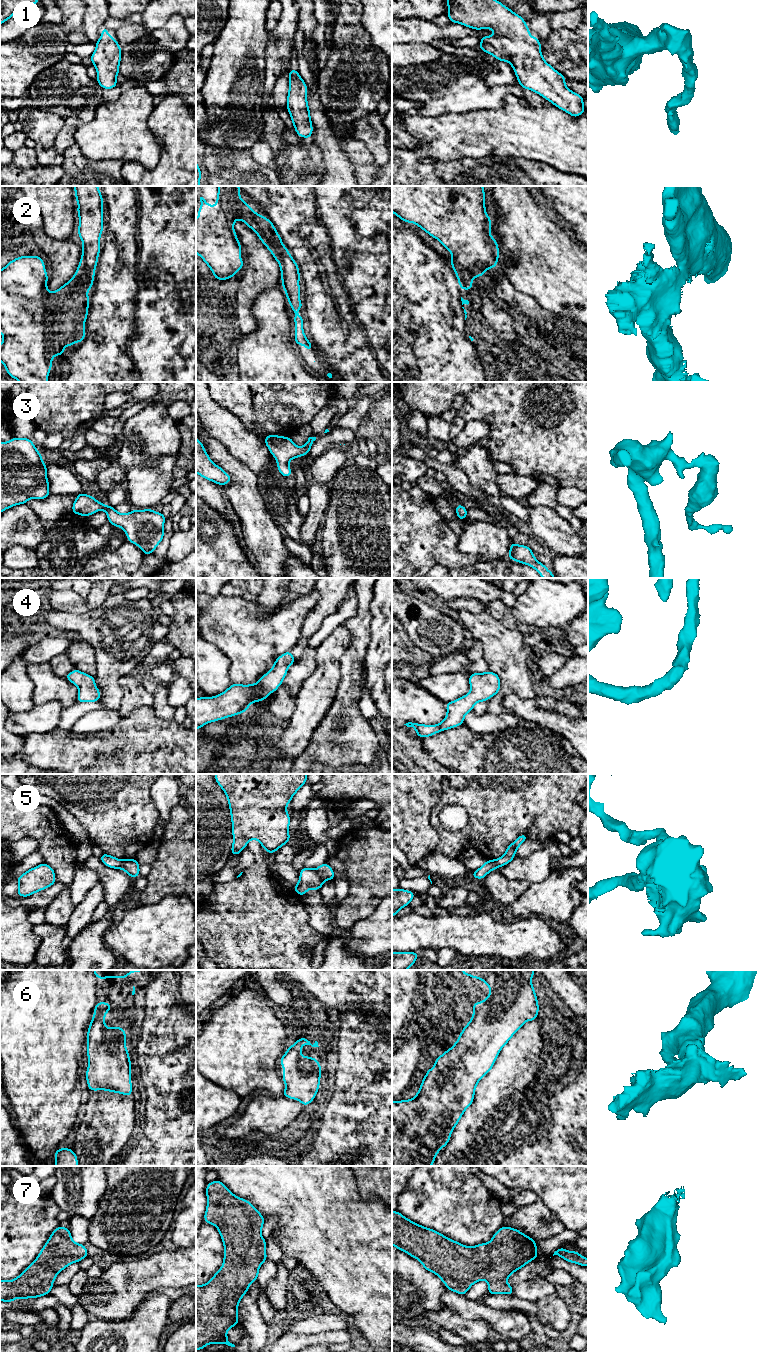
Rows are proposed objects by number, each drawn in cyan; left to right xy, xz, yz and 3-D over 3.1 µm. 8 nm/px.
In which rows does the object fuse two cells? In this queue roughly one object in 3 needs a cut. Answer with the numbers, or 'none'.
2, 5

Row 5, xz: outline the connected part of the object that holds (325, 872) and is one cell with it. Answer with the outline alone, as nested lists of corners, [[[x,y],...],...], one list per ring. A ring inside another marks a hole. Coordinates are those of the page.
[[[324,863],[315,869],[318,876],[323,880],[333,880],[335,878],[335,874],[333,869],[328,865],[328,863]]]

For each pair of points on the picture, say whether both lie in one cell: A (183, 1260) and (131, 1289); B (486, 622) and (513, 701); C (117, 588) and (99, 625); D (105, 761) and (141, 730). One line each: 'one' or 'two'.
A: one
B: two
C: two
D: one

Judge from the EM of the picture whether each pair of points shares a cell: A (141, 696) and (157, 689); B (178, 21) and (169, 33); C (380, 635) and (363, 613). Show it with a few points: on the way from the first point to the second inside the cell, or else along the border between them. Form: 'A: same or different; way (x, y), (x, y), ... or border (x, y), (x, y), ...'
A: different; border (142, 682), (153, 698), (153, 706)
B: same; way (175, 24), (172, 30)
C: different; border (372, 599), (369, 605), (370, 642), (367, 645)

